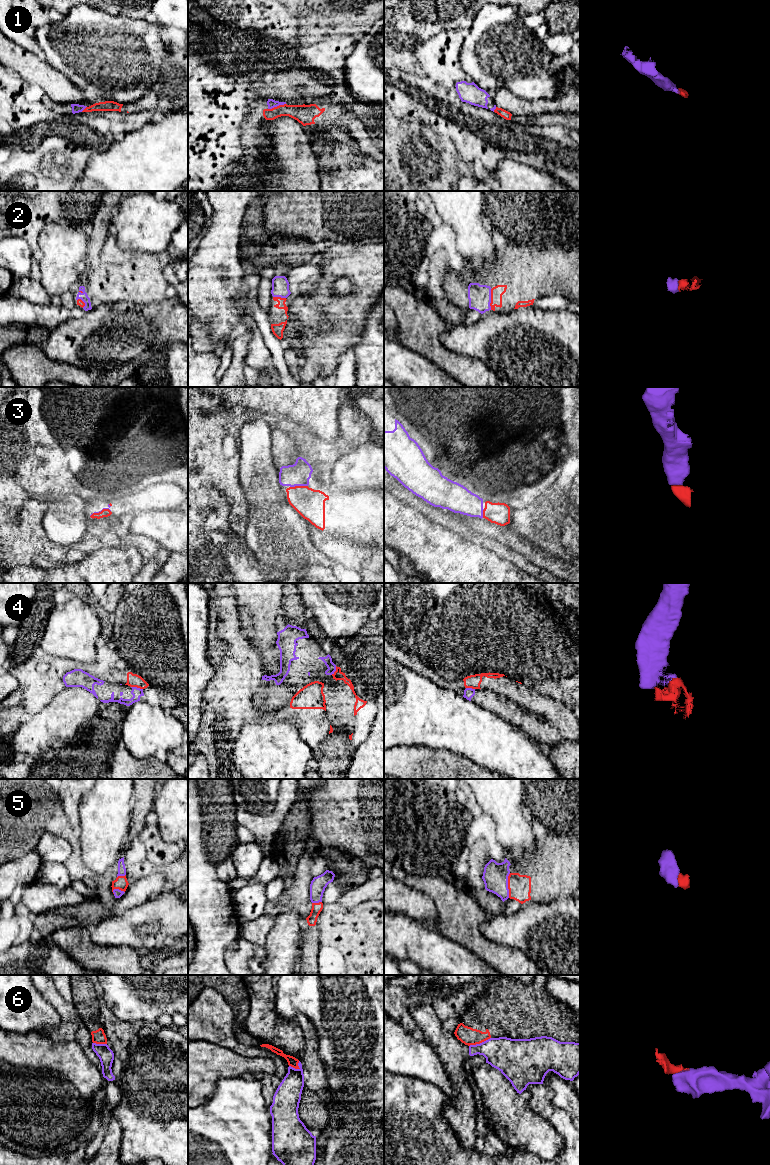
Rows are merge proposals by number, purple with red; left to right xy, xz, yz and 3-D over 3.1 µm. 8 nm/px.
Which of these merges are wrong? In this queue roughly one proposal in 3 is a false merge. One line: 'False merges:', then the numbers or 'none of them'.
False merges: 4, 6

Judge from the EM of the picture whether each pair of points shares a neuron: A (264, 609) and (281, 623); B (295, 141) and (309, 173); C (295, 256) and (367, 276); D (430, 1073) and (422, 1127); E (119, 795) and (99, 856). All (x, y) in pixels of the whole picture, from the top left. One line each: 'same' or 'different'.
A: different
B: same
C: different
D: different
E: same

